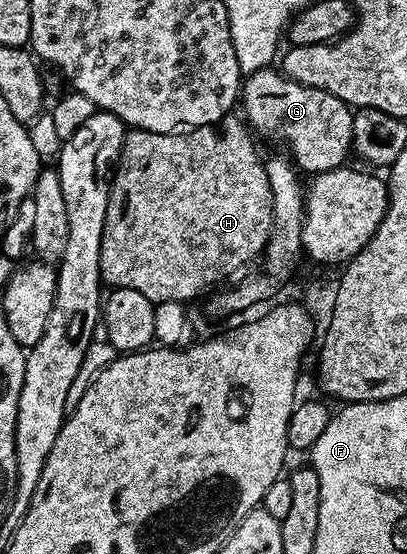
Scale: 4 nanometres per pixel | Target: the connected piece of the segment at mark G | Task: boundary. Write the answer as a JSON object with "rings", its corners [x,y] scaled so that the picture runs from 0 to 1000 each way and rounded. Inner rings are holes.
{"rings":[[[651,121],[607,134],[595,146],[595,190],[607,224],[631,242],[668,255],[700,255],[705,274],[730,307],[757,316],[838,303],[867,274],[867,199],[840,179],[730,146],[710,146],[695,130]]]}

